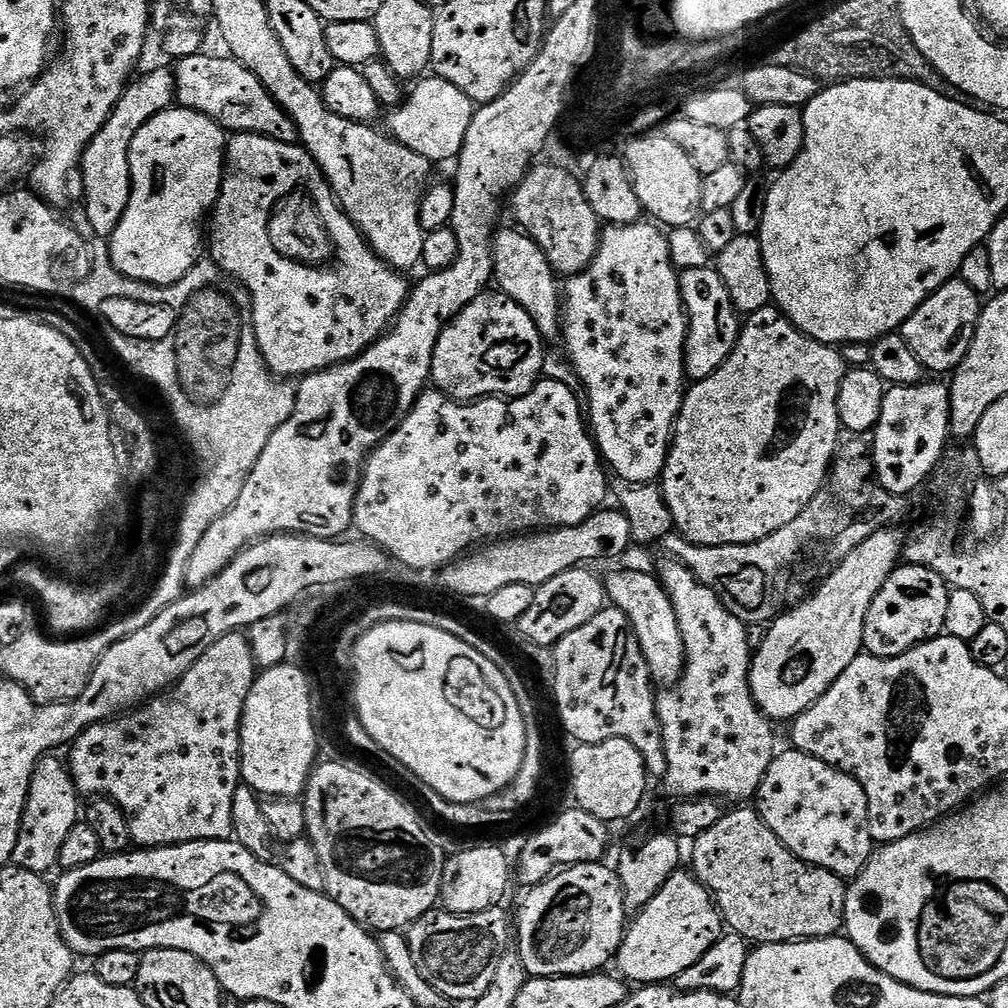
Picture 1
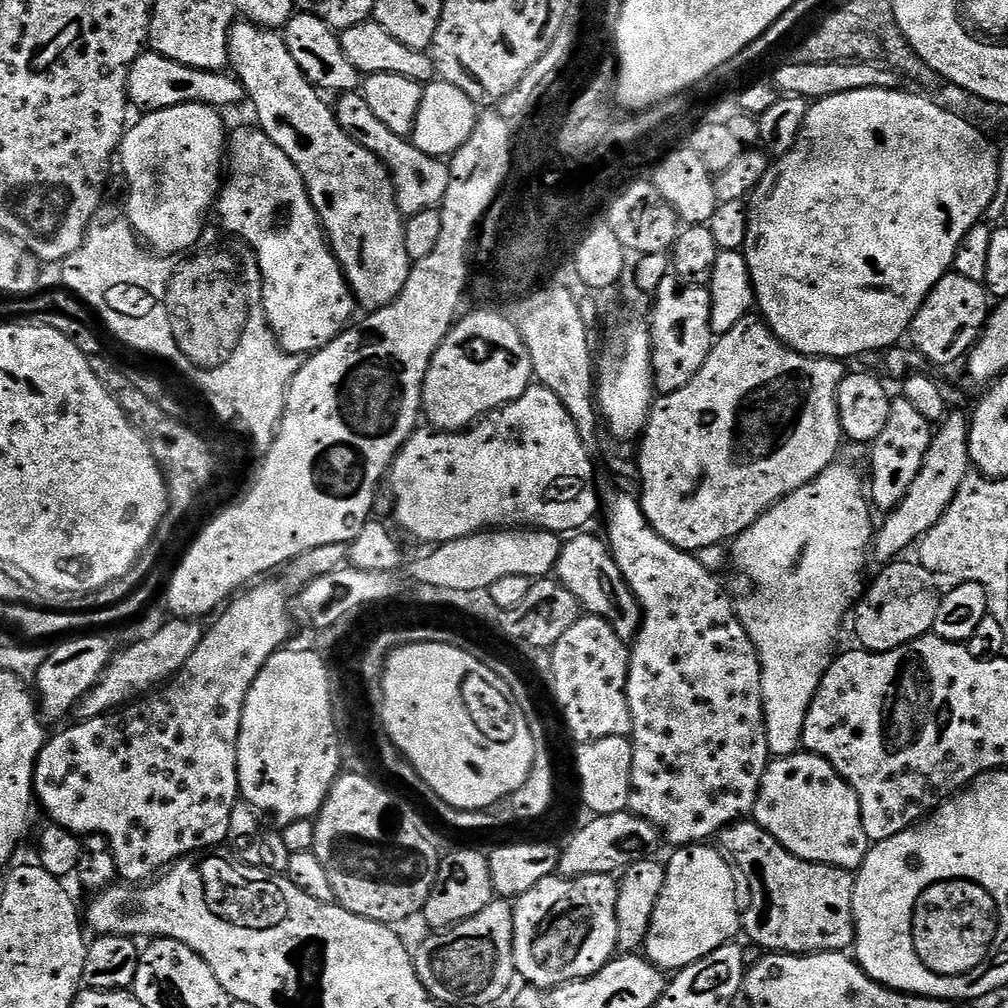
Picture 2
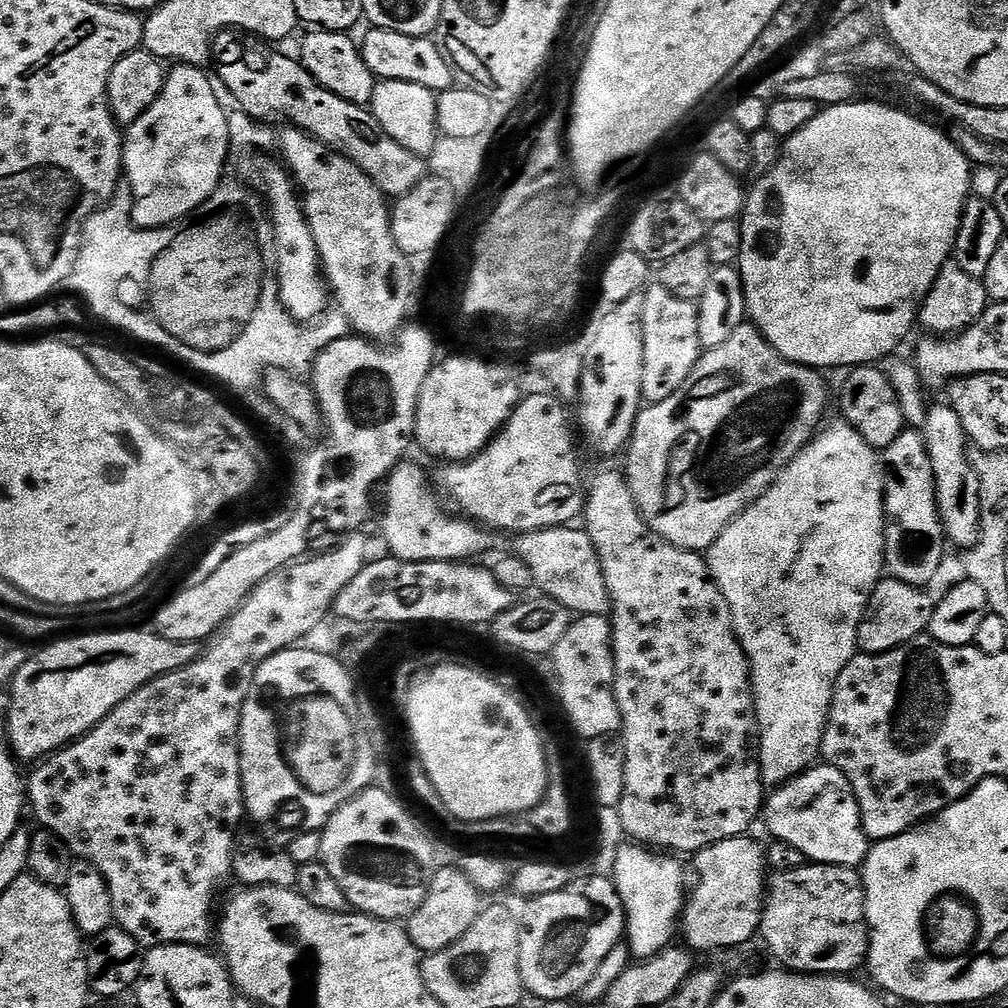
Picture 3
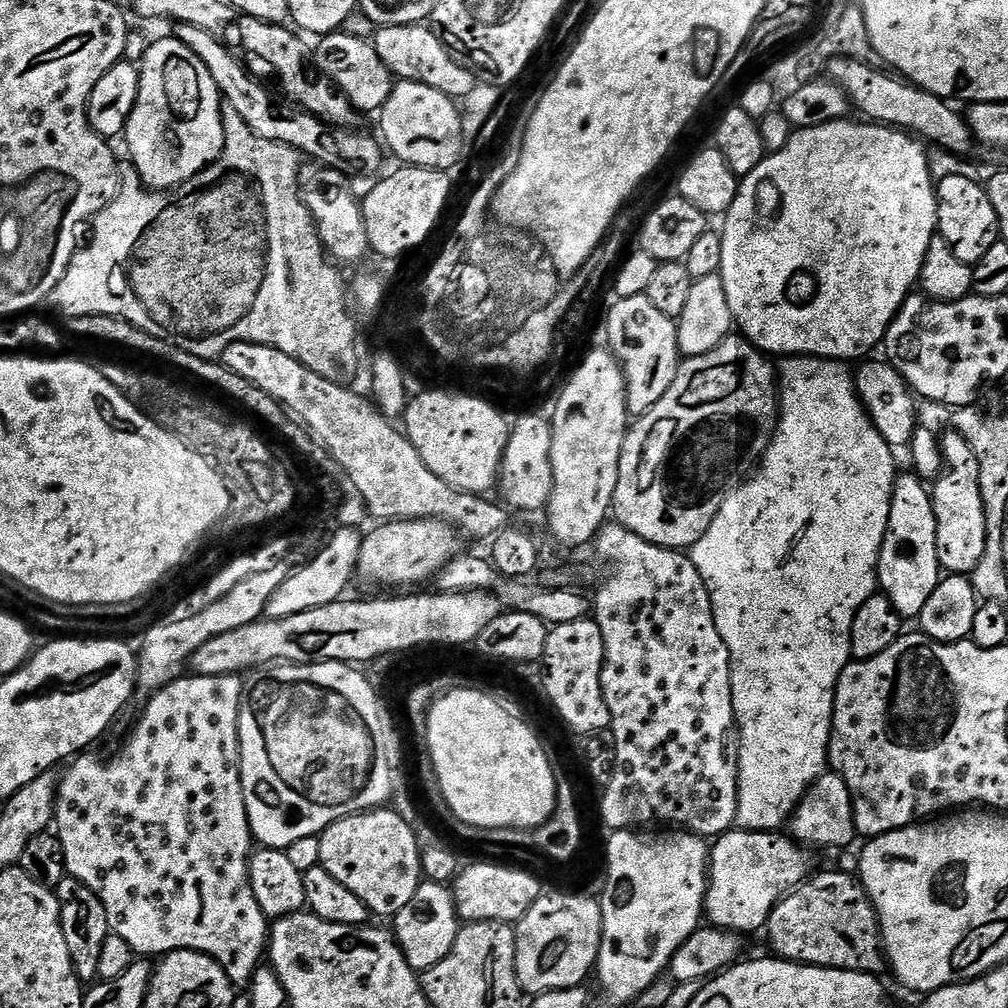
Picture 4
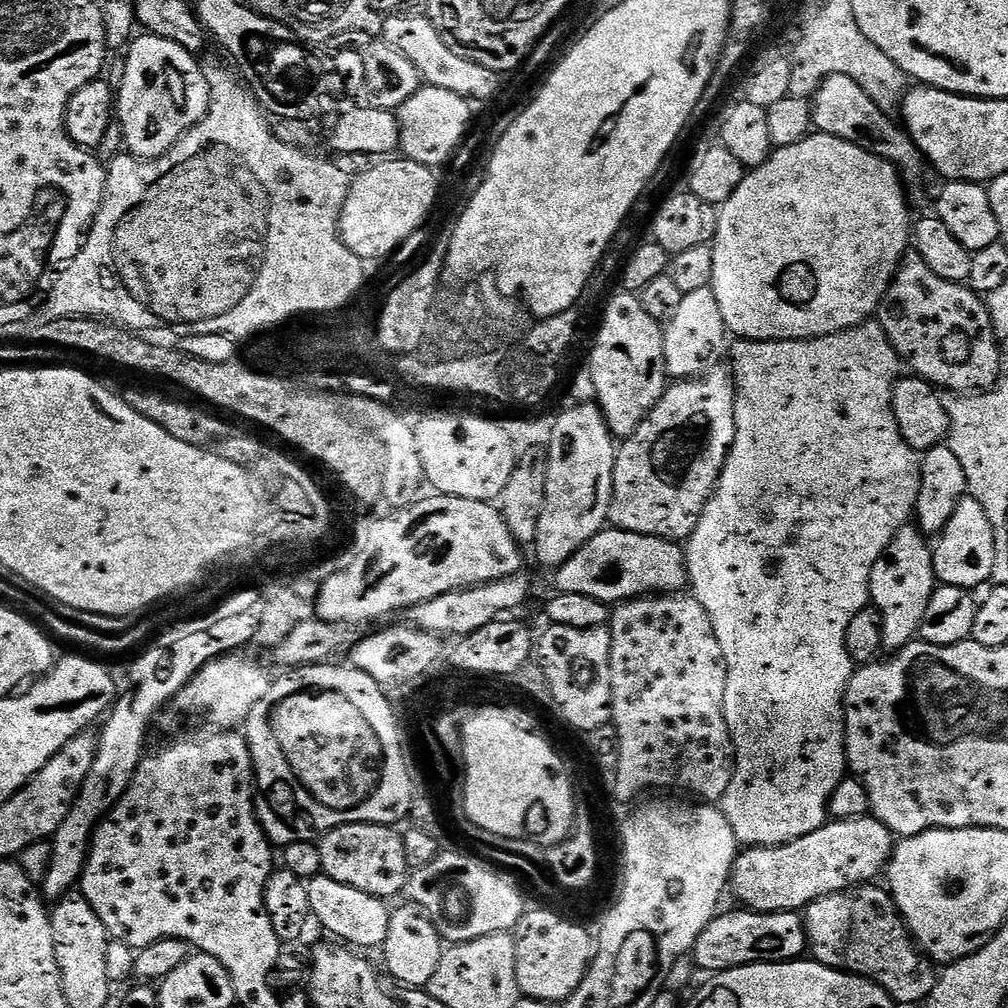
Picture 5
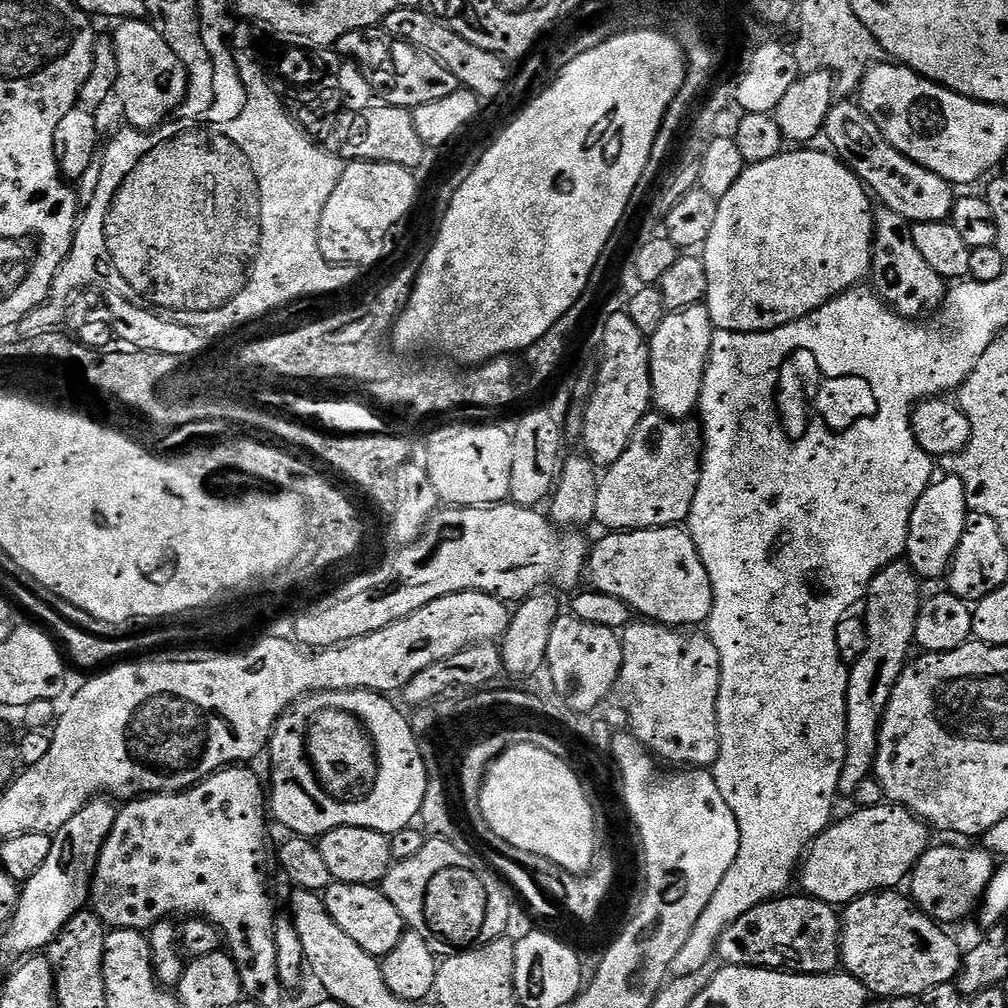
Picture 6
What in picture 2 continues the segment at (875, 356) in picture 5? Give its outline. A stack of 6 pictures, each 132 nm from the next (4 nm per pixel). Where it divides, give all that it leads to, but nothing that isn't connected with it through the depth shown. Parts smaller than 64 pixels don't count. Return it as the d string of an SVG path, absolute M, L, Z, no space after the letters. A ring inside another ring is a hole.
M837 462L835 464L830 465L826 470L822 470L822 474L818 474L818 478L814 478L810 481L806 486L802 486L798 490L794 490L790 495L783 496L776 505L774 505L770 511L763 512L762 515L758 517L758 519L753 522L753 524L747 528L747 530L740 536L736 537L735 540L731 541L730 544L730 560L734 565L736 563L736 568L741 572L742 575L745 576L746 579L752 583L752 593L749 596L744 596L741 600L738 600L736 604L736 616L742 622L742 626L746 630L746 634L750 638L750 642L754 646L754 650L758 654L758 658L760 659L760 689L762 690L762 698L764 699L764 717L766 718L766 742L768 743L769 753L773 757L779 758L781 756L793 756L795 752L801 751L802 745L804 743L804 727L806 726L806 714L810 710L810 706L814 702L814 698L816 697L816 691L818 690L818 686L822 682L822 678L826 674L826 670L830 665L832 665L834 659L834 651L832 652L832 647L836 644L836 639L840 636L840 627L844 624L844 619L849 619L850 613L855 609L862 593L866 588L866 579L864 580L864 567L868 564L868 556L870 560L870 553L874 548L874 524L872 528L872 512L874 513L873 505L870 503L869 497L866 495L866 484L860 481L860 476L855 472L852 468L847 468L843 462Z

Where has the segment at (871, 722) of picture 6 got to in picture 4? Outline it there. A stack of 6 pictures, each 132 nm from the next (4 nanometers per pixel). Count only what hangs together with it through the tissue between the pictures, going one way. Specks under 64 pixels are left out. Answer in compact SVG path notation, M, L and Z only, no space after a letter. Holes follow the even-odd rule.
M897 475L890 502L888 529L882 542L880 560L876 564L878 588L888 597L901 617L919 617L922 606L930 602L930 594L942 579L938 558L938 522L934 518L932 493L919 475Z

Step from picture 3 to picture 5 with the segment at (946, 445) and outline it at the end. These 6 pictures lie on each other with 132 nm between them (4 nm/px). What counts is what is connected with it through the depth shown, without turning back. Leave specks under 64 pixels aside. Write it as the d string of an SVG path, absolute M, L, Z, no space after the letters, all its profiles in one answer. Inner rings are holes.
M971 498L960 500L937 540L940 541L935 541L932 561L936 579L943 587L977 590L980 587L983 589L992 580L996 561L994 530L990 526L990 518L986 518L986 510L982 510L979 502Z

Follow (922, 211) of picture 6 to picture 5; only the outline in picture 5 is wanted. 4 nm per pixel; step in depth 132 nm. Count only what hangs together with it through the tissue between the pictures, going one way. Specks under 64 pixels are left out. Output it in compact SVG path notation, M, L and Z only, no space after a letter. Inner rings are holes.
M846 74L826 77L820 81L810 103L812 127L816 132L857 144L859 148L874 154L879 160L892 164L909 185L916 184L923 178L926 161L918 146L908 137L907 131L899 123L879 109L853 78L846 78Z

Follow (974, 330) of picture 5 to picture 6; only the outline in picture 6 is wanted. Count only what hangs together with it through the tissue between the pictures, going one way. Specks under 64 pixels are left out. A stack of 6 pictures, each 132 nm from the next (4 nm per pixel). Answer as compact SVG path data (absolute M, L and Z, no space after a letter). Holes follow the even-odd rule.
M883 206L874 212L876 232L872 235L872 271L871 283L874 291L893 312L905 316L907 320L919 321L920 316L939 313L946 295L946 281L922 258L918 246L914 246L912 221L894 214L894 210Z

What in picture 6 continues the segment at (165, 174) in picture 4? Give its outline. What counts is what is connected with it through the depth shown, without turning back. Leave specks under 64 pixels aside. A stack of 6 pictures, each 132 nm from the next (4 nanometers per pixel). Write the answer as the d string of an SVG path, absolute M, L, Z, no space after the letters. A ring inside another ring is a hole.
M125 19L114 35L118 58L118 82L115 95L120 96L129 125L141 130L160 127L175 113L188 94L188 69L177 58L158 27L151 28L147 19Z

